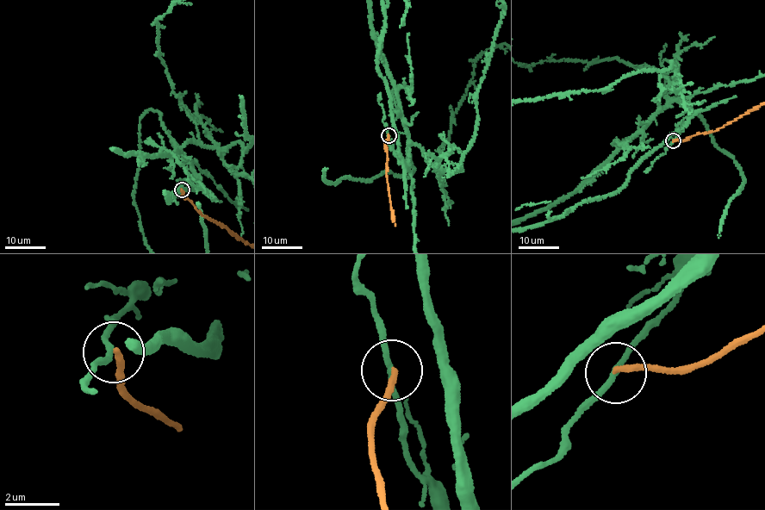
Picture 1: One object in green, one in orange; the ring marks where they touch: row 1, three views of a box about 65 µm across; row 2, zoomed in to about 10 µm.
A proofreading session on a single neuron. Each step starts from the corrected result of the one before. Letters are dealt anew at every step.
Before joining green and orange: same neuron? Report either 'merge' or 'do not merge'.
do not merge

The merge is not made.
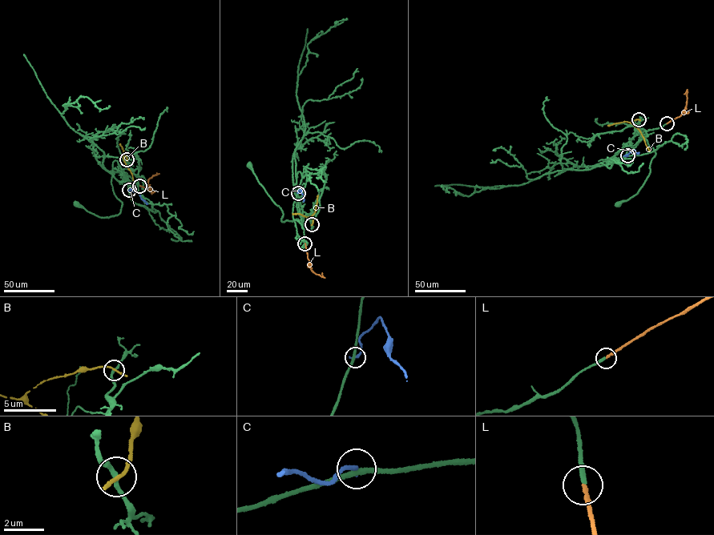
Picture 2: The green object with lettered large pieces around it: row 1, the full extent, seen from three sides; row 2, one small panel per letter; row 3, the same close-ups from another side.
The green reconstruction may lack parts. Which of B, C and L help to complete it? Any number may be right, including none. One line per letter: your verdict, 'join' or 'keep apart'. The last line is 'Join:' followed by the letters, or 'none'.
B: keep apart
C: keep apart
L: join
Join: L

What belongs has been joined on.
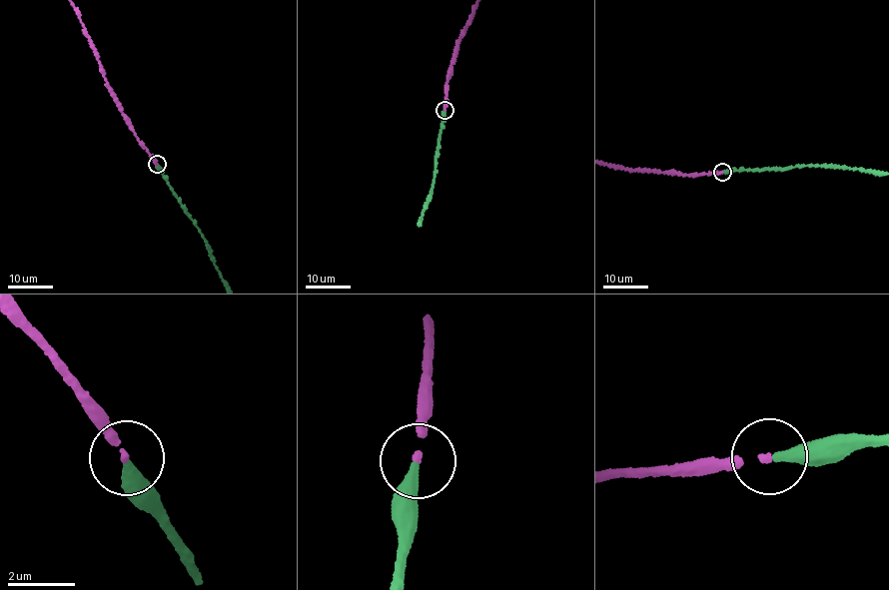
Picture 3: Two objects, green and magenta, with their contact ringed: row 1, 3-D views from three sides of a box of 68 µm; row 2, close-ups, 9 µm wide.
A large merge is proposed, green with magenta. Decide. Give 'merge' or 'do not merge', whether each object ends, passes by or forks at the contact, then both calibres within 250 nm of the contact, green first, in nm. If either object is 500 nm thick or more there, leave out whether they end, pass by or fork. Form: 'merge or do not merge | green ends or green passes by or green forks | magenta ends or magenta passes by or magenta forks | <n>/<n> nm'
merge | green ends | magenta ends | 360/120 nm

